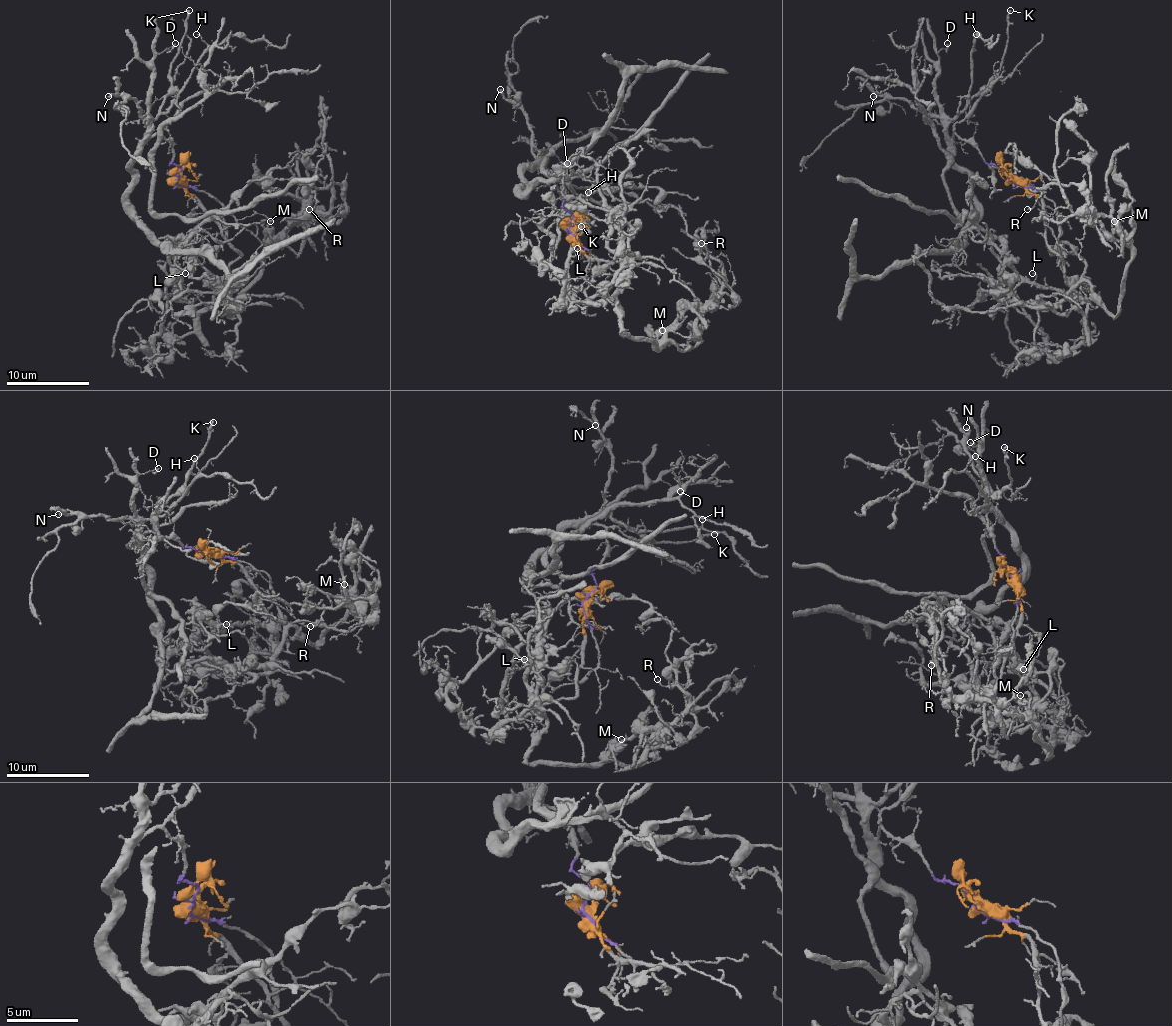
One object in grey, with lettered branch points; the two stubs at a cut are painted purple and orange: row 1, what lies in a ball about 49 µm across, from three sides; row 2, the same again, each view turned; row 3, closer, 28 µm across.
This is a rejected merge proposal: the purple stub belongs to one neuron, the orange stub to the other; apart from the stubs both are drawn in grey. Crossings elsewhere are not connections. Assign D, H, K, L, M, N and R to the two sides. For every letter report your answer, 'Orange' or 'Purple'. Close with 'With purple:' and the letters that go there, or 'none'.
D: Purple
H: Purple
K: Purple
L: Orange
M: Orange
N: Purple
R: Orange
With purple: D, H, K, N

